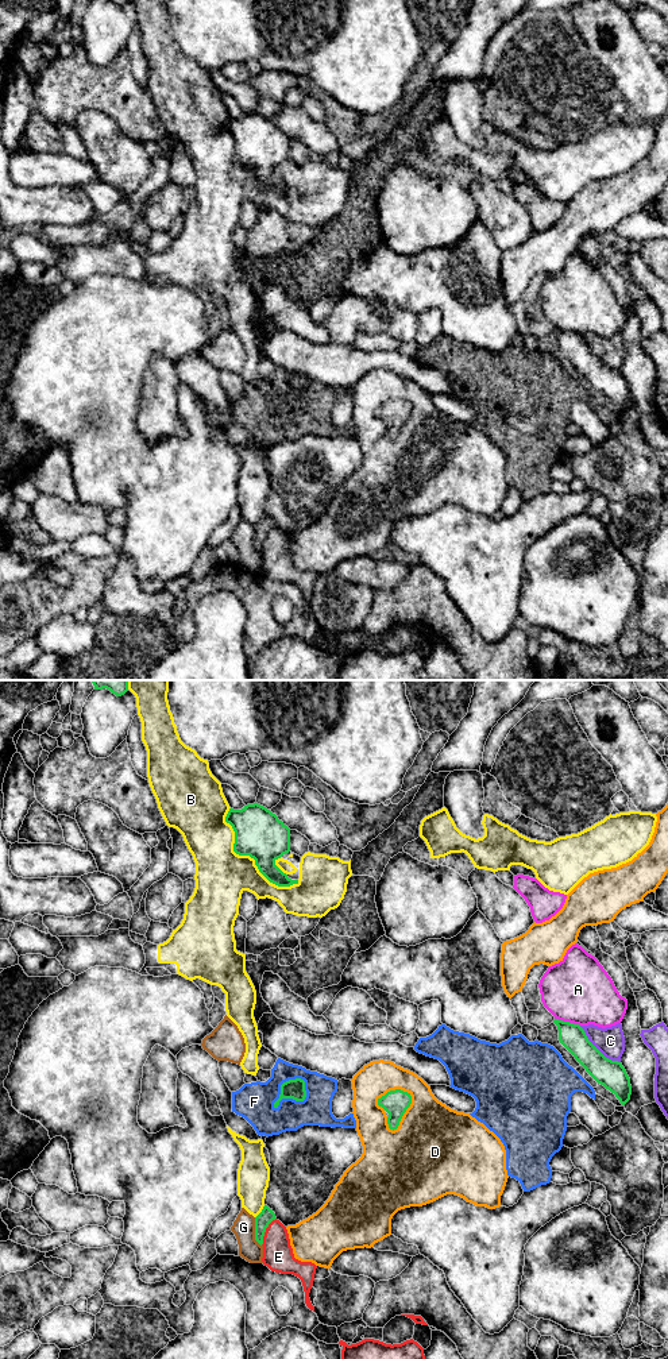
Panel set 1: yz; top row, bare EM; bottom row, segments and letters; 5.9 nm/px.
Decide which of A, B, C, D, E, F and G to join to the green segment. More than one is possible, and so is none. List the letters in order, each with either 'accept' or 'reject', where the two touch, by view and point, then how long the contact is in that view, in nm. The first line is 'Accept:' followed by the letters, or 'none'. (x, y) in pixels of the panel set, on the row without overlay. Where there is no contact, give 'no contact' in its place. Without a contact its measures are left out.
Accept: none
A: reject; contact yz (567, 331); length 160 nm
B: reject; contact yz (247, 163); length 600 nm
C: reject; contact yz (597, 358); length 340 nm
D: reject; contact yz (408, 416); length 260 nm
E: reject; contact yz (265, 540); length 190 nm
F: reject; contact yz (282, 393); length 260 nm
G: reject; contact yz (255, 541); length 180 nm

